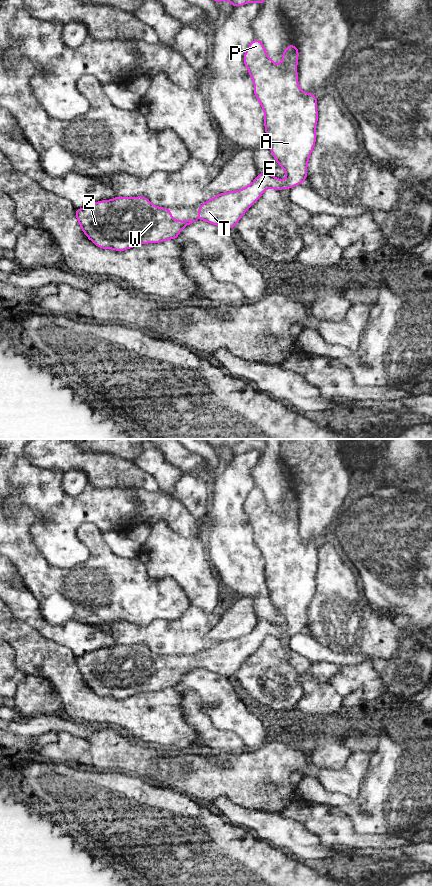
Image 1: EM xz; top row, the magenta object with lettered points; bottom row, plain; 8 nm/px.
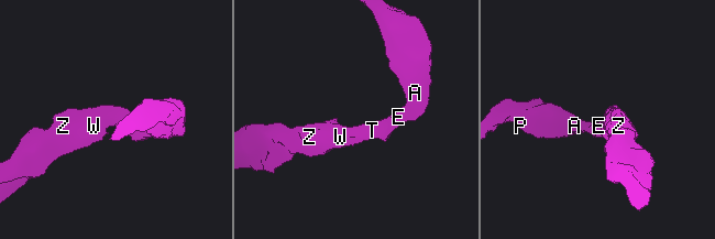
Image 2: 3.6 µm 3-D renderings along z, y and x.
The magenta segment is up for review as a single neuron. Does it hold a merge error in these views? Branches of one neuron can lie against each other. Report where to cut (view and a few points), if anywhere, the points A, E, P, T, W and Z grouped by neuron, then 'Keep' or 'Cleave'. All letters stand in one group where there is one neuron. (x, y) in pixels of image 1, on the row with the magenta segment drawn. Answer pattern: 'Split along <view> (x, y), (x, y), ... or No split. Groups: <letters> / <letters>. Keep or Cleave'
No split. Groups: A E P T W Z. Keep

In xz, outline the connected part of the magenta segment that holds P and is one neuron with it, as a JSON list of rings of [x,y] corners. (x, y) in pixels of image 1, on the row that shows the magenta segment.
[[[254,39],[253,41],[250,42],[244,56],[243,56],[243,61],[244,64],[246,66],[246,68],[248,69],[249,75],[252,78],[253,82],[254,82],[254,95],[256,96],[256,98],[258,99],[264,113],[265,113],[265,119],[264,119],[264,125],[265,125],[265,131],[266,131],[266,137],[267,140],[269,142],[270,145],[270,151],[273,155],[273,157],[275,158],[276,162],[278,163],[278,165],[280,165],[286,175],[287,175],[287,179],[285,181],[280,181],[277,177],[275,177],[274,175],[270,174],[270,173],[259,173],[258,176],[256,177],[256,179],[248,186],[246,186],[243,189],[240,190],[236,190],[236,191],[229,191],[229,192],[225,192],[225,193],[221,193],[216,195],[215,197],[213,197],[212,199],[203,202],[202,205],[197,209],[198,210],[198,216],[196,220],[183,220],[183,221],[177,221],[175,219],[172,218],[171,216],[171,209],[170,208],[161,208],[161,207],[157,207],[154,204],[152,204],[145,196],[139,196],[139,197],[122,197],[122,196],[118,196],[115,197],[114,199],[111,200],[103,200],[103,201],[98,201],[96,203],[92,203],[84,208],[81,209],[75,209],[75,215],[76,218],[78,220],[78,223],[82,229],[82,231],[84,232],[84,234],[87,236],[88,239],[90,239],[98,248],[104,248],[104,249],[113,249],[116,251],[124,251],[127,249],[130,249],[134,246],[137,245],[142,245],[145,243],[159,243],[159,242],[163,242],[166,241],[168,239],[174,239],[177,240],[178,239],[178,235],[180,233],[180,231],[192,224],[193,222],[197,221],[198,219],[201,219],[203,221],[206,221],[210,224],[213,225],[218,225],[222,228],[225,229],[231,229],[234,228],[235,225],[238,223],[238,221],[241,219],[241,217],[243,216],[243,214],[253,205],[253,203],[255,201],[257,201],[262,194],[264,193],[264,191],[267,188],[273,188],[277,191],[282,190],[283,188],[287,188],[287,189],[291,189],[292,187],[295,187],[301,183],[303,183],[306,179],[307,179],[307,164],[309,161],[309,157],[310,154],[313,151],[314,145],[316,143],[316,133],[315,133],[315,128],[316,128],[316,124],[318,121],[318,111],[316,109],[316,106],[318,104],[318,101],[316,99],[316,96],[314,93],[304,93],[300,90],[299,84],[298,84],[298,75],[297,75],[297,63],[298,63],[298,55],[299,55],[299,50],[298,48],[294,45],[294,44],[290,44],[288,45],[283,54],[282,54],[282,65],[278,65],[275,62],[273,62],[269,56],[266,53],[266,50],[264,48],[264,45],[262,43],[262,41],[260,41],[259,39]]]

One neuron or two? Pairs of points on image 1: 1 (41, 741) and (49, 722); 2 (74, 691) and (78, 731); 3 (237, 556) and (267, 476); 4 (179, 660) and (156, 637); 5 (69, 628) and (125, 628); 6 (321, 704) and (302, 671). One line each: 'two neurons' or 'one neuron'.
1: two neurons
2: two neurons
3: two neurons
4: two neurons
5: two neurons
6: one neuron

